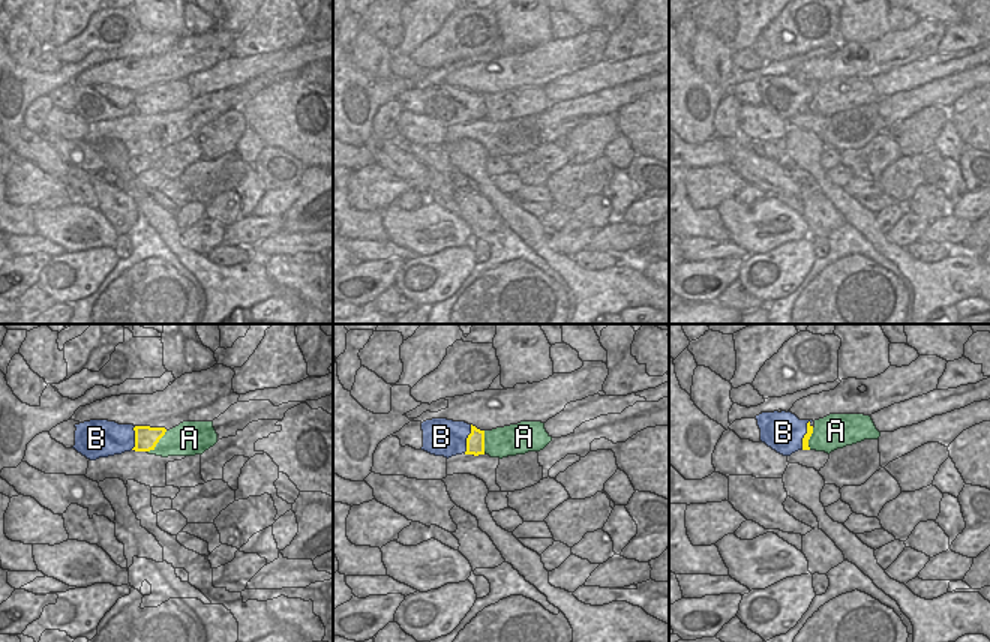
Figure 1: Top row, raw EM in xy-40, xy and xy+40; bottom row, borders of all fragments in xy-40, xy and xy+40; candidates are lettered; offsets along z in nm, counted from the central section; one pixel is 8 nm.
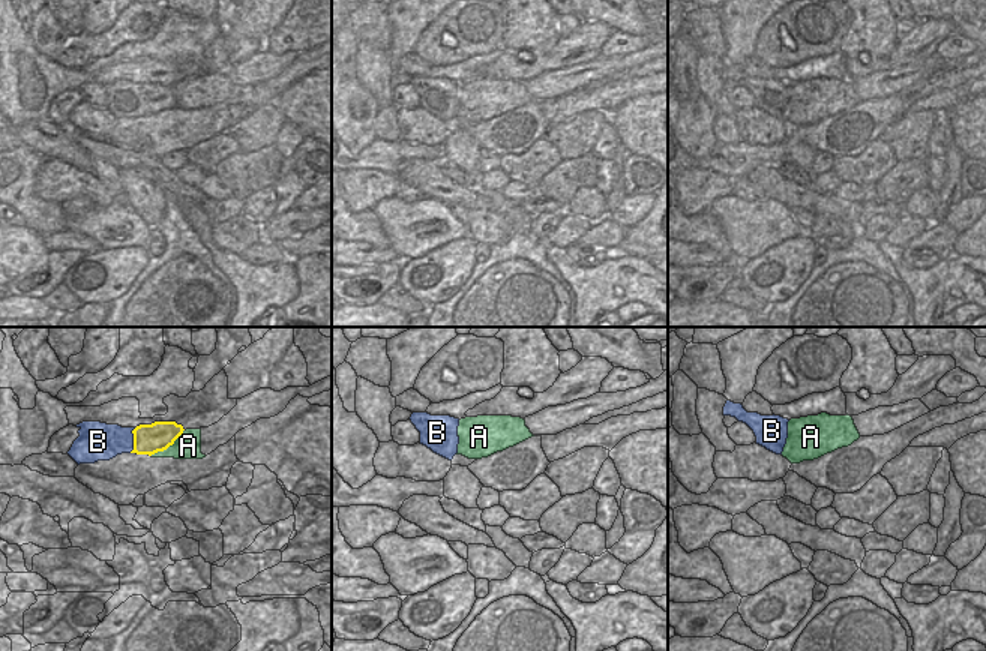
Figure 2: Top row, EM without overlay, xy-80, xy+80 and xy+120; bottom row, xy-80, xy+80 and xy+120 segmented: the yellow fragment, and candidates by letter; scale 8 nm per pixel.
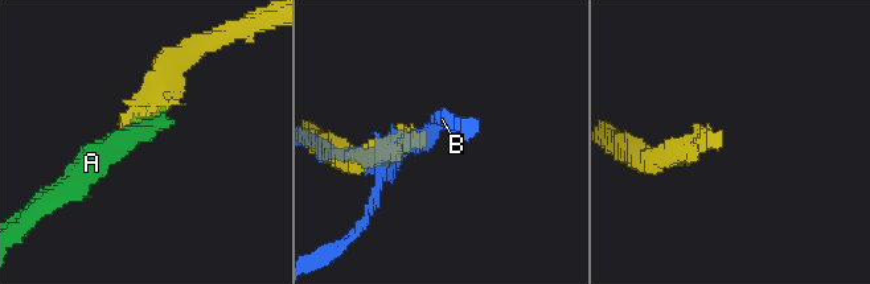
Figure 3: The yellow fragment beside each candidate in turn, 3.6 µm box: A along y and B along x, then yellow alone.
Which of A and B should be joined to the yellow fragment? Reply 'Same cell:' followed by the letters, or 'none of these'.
Same cell: A.

